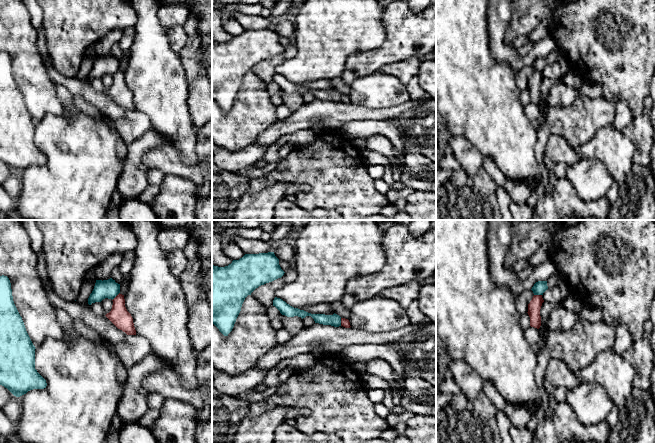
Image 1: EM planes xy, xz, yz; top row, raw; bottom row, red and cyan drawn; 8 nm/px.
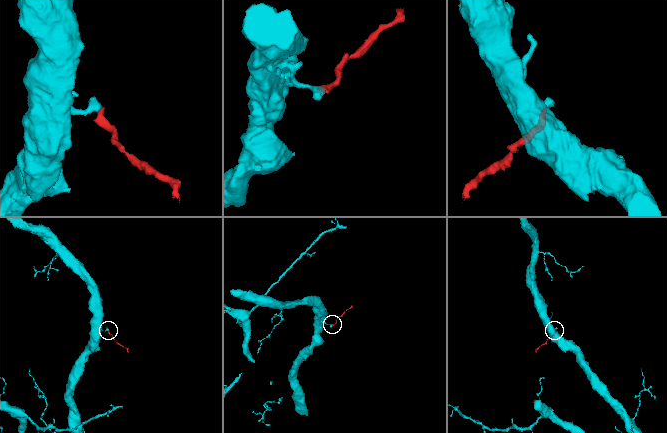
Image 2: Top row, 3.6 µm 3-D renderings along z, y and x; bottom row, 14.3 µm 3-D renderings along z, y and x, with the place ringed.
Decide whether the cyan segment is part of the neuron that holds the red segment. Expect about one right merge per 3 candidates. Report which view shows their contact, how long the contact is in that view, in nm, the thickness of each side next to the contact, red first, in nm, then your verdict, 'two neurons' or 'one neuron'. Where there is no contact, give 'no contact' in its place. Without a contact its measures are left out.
meets red in xy; contact 90 nm long; 160 nm thick on the red side, 150 nm on the other; two neurons

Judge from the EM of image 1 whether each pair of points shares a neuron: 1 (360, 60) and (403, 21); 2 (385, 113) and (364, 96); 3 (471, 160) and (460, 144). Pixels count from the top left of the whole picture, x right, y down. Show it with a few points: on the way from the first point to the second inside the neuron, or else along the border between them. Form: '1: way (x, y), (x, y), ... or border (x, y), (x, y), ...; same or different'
1: way (373, 60), (401, 34); same
2: border (402, 103), (396, 106), (379, 108), (356, 105); different
3: way (467, 156), (460, 148); same

